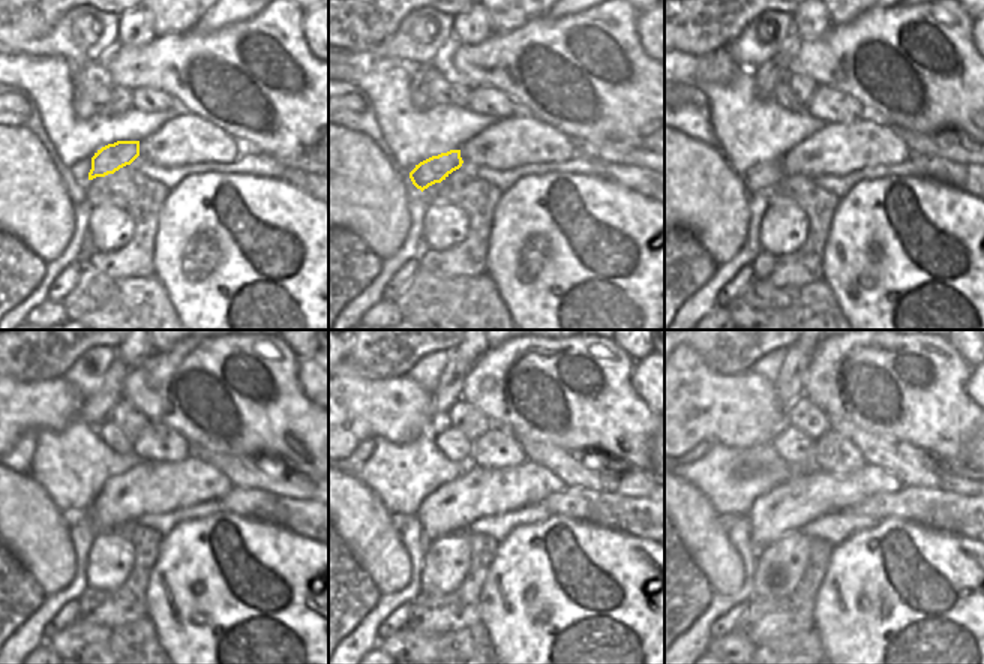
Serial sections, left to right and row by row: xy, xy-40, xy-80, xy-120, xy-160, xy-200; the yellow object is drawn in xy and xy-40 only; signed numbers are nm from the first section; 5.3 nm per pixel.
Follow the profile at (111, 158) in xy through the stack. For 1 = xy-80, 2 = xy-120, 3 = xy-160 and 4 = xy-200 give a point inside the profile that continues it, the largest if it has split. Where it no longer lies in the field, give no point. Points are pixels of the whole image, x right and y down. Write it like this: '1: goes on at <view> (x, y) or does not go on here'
1: goes on at xy-80 (764, 177)
2: goes on at xy-120 (72, 516)
3: goes on at xy-160 (398, 520)
4: goes on at xy-200 (726, 522)

